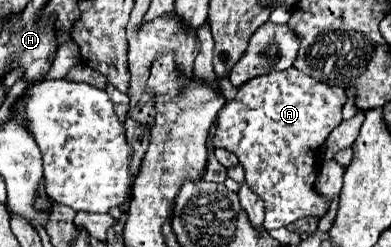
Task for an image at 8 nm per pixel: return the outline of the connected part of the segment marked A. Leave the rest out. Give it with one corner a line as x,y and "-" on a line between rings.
289,68
249,80
239,88
235,100
219,110
219,126
213,144
215,148
223,146
237,154
241,166
245,168
245,182
265,200
265,230
289,226
291,222
305,216
315,216
319,220
327,213
329,200
314,189
315,176
319,170
319,150
331,130
341,124
341,108
345,102
347,94
343,88
317,82
311,76

